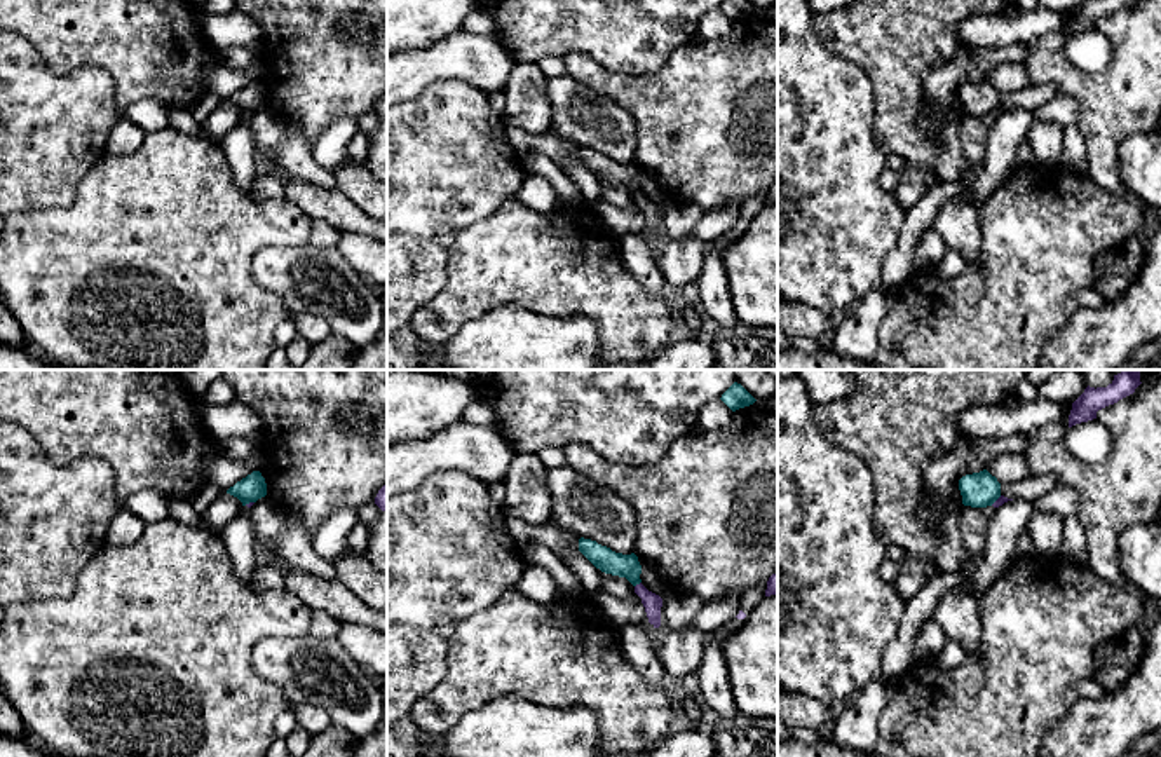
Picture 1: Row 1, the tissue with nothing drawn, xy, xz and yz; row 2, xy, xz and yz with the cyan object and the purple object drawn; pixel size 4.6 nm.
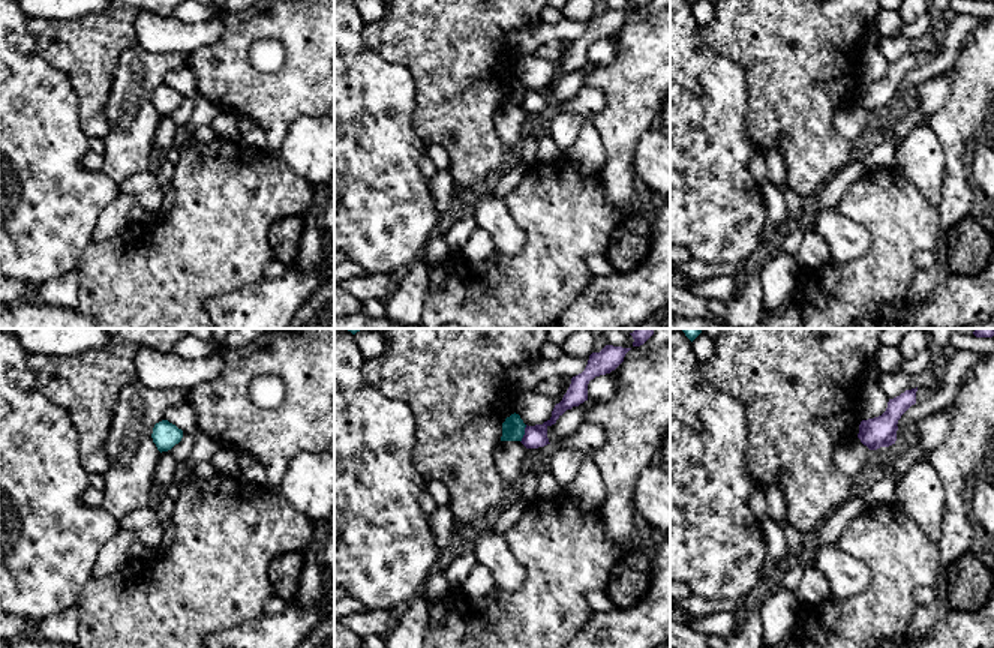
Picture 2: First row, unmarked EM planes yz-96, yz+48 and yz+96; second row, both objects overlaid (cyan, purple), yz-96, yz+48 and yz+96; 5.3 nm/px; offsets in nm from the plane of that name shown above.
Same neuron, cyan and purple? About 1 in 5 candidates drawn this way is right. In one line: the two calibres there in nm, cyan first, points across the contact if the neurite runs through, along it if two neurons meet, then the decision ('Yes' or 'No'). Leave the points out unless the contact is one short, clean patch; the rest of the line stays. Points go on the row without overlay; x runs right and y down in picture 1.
Thickness 110 nm (cyan) against 90 nm. Boundary: xz (640, 190), (635, 196). No

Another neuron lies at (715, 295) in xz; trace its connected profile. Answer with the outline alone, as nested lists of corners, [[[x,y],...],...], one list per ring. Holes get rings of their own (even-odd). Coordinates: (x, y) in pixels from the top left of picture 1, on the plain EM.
[[[711,242],[704,246],[704,262],[696,281],[701,297],[701,309],[706,317],[723,328],[734,328],[739,323],[723,267],[723,251]]]

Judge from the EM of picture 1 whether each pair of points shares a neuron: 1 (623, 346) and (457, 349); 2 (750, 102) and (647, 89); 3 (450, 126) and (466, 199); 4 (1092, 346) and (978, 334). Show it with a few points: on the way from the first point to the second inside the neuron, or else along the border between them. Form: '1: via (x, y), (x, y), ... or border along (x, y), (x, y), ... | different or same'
1: border along (572, 314), (583, 314), (597, 327), (600, 351) | different
2: via (724, 102), (673, 102) | same
3: via (450, 143), (450, 182) | same
4: border along (1076, 311), (1039, 351) | different

